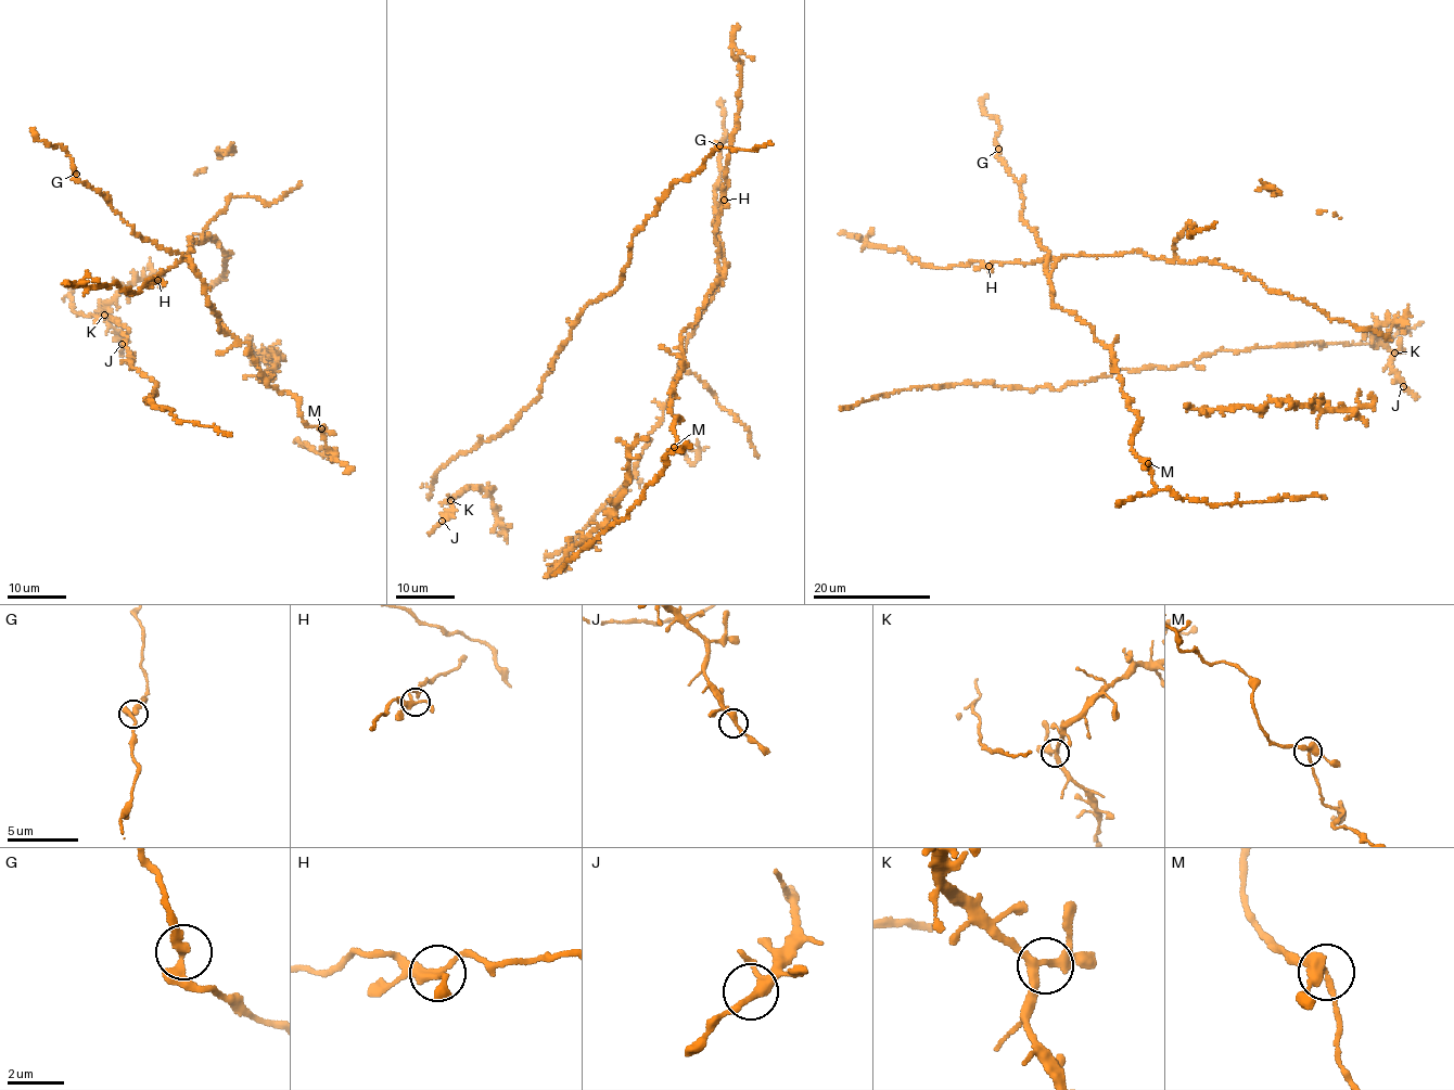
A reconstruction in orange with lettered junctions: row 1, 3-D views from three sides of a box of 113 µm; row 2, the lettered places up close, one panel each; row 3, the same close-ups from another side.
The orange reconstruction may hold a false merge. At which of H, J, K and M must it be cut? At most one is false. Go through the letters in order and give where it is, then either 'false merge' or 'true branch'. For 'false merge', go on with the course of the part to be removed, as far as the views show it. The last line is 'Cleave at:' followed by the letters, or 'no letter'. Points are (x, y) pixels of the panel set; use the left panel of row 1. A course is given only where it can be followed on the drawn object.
H: place (157, 280); true branch
J: place (122, 344); true branch
K: place (104, 315); true branch
M: place (321, 428); true branch
Cleave at: no letter

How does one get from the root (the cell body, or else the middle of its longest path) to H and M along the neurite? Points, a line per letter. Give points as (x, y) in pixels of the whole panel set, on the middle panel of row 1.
H: (575, 538), (630, 478), (649, 432), (660, 423), (678, 358), (697, 319), (718, 289), (714, 230), (724, 200)
M: (575, 538), (632, 475), (719, 271), (724, 278), (681, 333), (686, 366), (670, 393), (678, 420), (674, 446)

